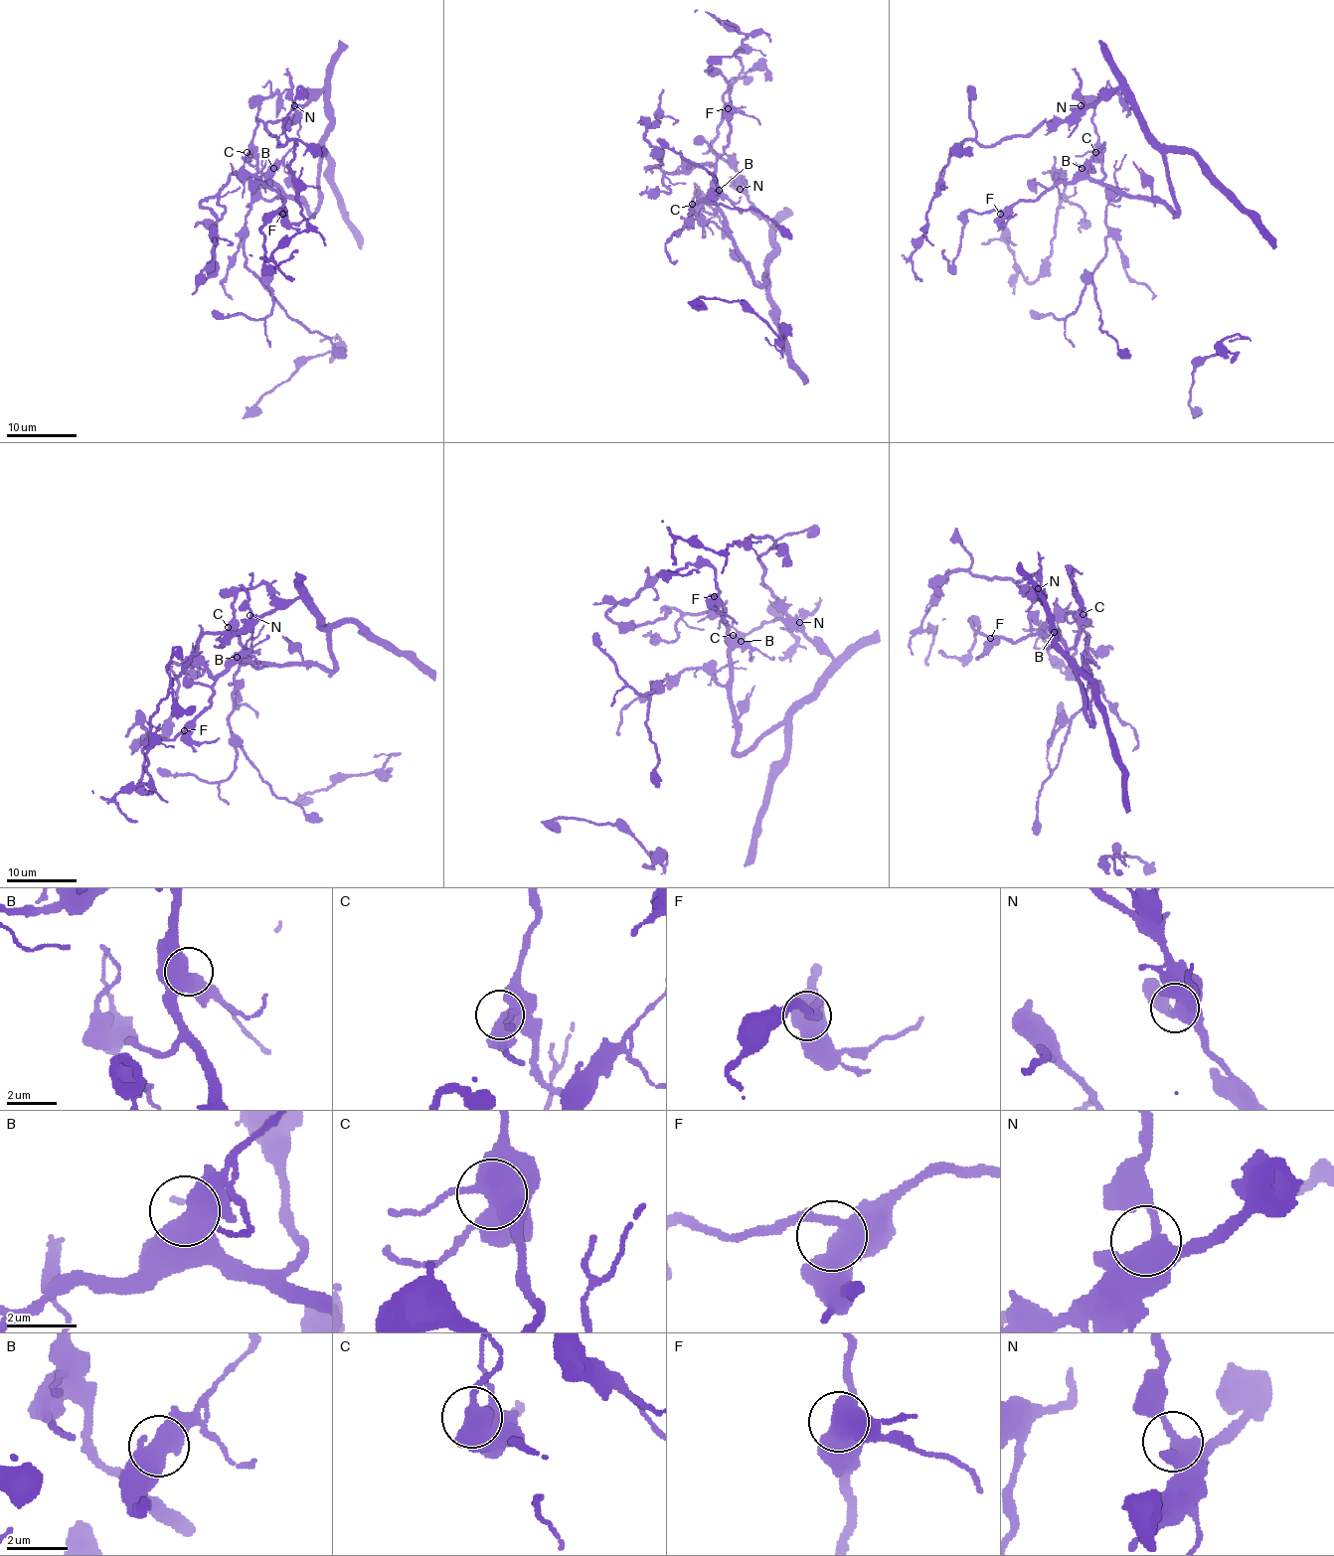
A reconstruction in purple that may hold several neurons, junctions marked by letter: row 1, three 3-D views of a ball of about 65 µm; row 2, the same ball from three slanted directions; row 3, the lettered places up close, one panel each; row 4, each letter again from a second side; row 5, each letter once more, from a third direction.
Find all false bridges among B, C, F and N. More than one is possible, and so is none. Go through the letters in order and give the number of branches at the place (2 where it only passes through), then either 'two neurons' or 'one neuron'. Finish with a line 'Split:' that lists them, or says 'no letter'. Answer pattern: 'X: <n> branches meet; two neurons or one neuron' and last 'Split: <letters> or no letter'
B: 2 branches meet; one neuron
C: 3 branches meet; one neuron
F: 3 branches meet; one neuron
N: 2 branches meet; one neuron
Split: no letter

